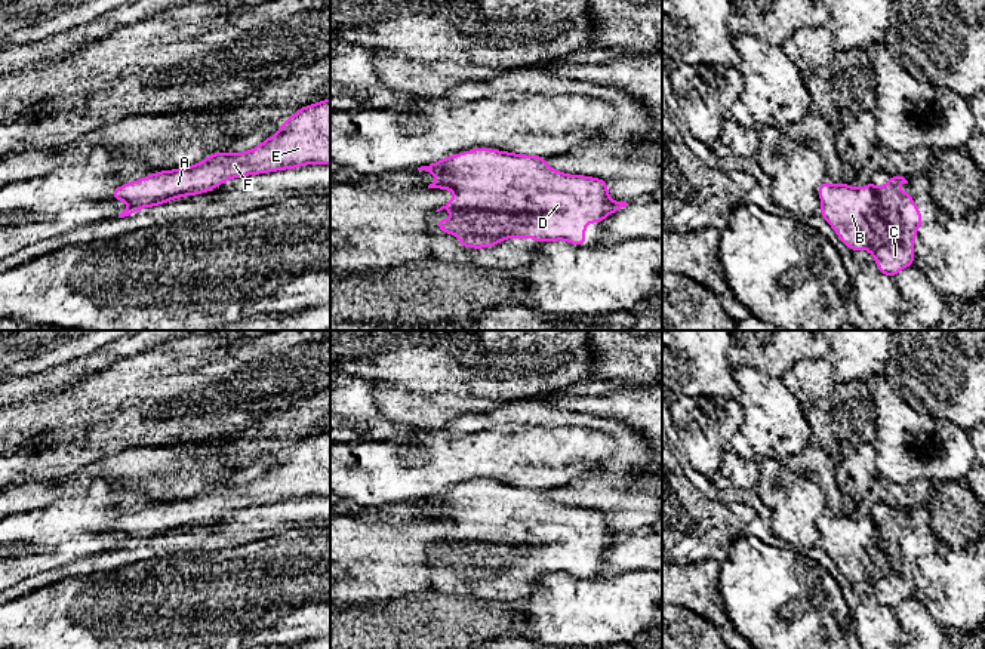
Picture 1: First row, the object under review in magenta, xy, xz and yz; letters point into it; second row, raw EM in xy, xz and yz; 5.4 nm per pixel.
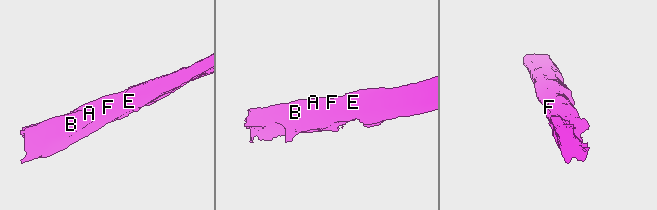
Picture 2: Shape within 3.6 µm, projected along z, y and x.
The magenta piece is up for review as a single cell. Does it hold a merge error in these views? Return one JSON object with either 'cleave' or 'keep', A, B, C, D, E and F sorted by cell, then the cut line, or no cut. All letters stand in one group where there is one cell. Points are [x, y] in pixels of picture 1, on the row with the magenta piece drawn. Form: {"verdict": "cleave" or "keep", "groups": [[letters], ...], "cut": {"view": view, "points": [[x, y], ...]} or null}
{"verdict": "keep", "groups": [["A", "B", "C", "D", "E", "F"]], "cut": null}

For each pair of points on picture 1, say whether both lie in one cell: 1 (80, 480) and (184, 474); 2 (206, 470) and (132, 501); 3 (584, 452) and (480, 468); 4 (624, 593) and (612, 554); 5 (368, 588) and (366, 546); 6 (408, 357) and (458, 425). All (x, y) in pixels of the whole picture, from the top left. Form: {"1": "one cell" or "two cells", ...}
{"1": "one cell", "2": "two cells", "3": "one cell", "4": "two cells", "5": "one cell", "6": "two cells"}

